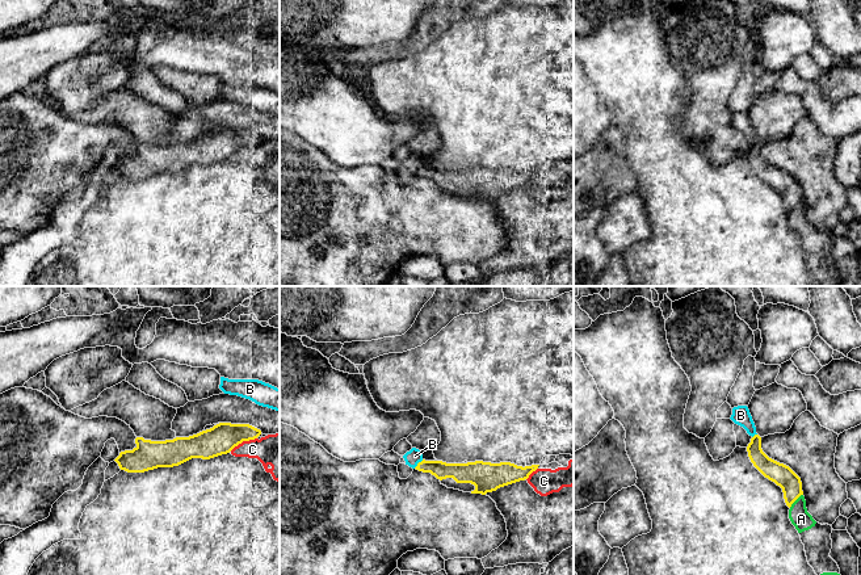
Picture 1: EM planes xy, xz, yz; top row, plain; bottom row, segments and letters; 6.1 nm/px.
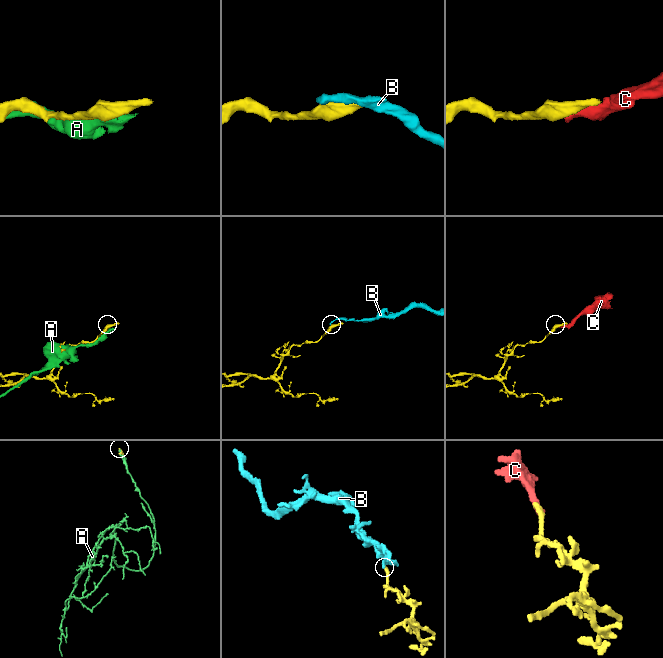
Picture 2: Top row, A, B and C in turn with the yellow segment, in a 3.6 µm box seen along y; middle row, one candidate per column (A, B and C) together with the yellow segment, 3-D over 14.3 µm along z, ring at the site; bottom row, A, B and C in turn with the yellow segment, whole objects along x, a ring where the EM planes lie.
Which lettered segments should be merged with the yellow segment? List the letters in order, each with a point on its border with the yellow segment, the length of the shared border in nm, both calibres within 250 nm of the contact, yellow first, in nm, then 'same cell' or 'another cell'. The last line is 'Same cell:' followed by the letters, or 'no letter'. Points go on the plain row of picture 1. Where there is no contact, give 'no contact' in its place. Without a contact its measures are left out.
A: contact yz (796, 205); length 120 nm; calibres 140 and 120 nm; another cell
B: contact xz (418, 170); length 80 nm; calibres 110 and 90 nm; another cell
C: contact xy (243, 146); length 190 nm; calibres 180 and 200 nm; another cell
Same cell: no letter

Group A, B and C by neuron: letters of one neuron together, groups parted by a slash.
A C / B

